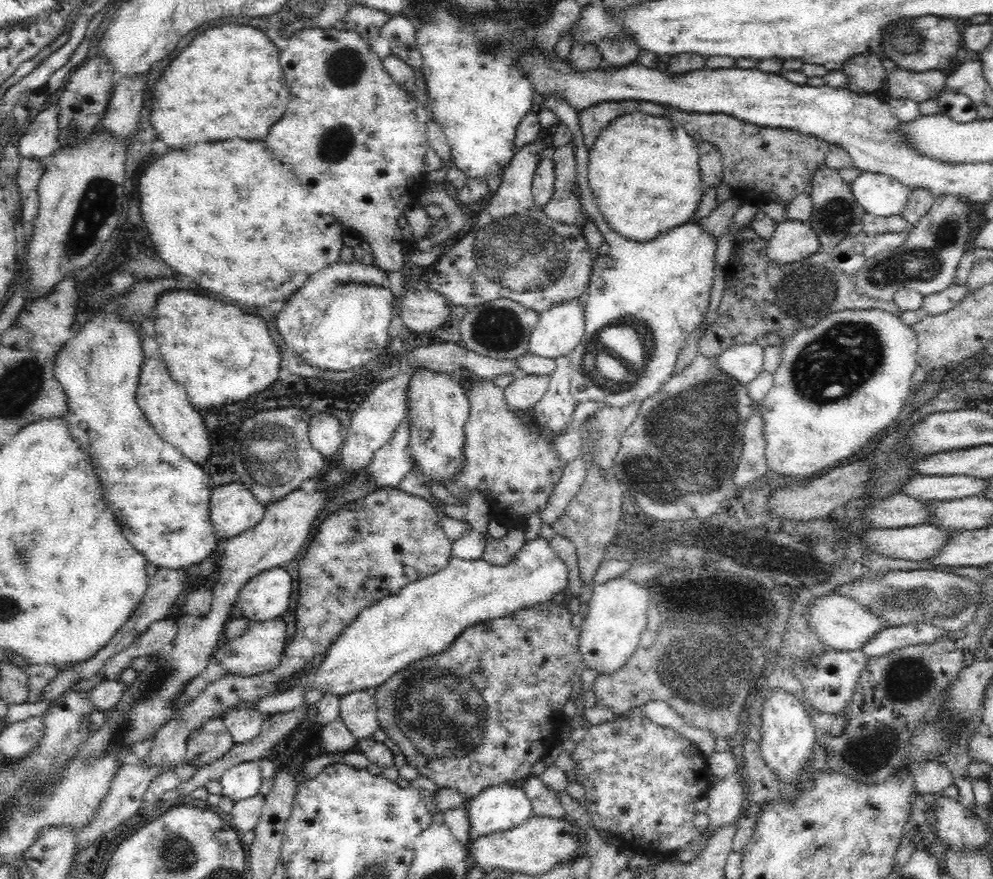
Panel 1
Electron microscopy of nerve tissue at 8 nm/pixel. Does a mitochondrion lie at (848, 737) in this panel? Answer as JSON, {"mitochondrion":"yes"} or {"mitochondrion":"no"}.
{"mitochondrion":"no"}

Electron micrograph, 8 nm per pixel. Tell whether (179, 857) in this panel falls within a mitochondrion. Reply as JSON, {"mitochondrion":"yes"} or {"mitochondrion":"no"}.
{"mitochondrion":"yes"}

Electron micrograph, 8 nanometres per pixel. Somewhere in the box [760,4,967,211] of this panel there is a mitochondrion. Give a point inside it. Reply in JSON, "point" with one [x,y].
{"point":[907,41]}

